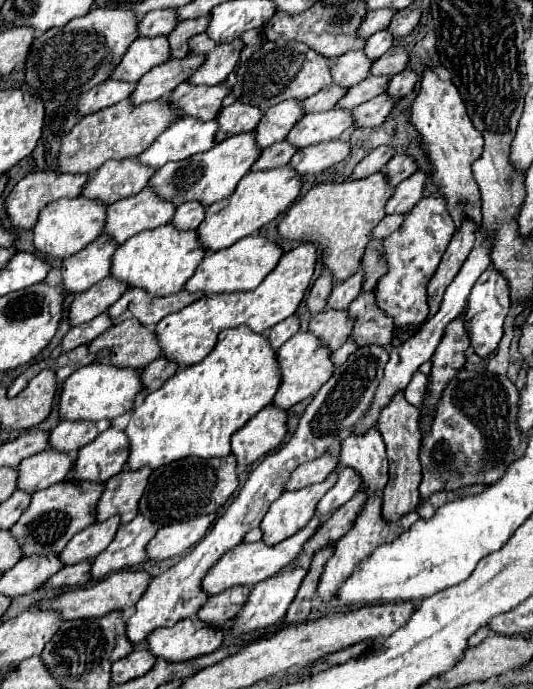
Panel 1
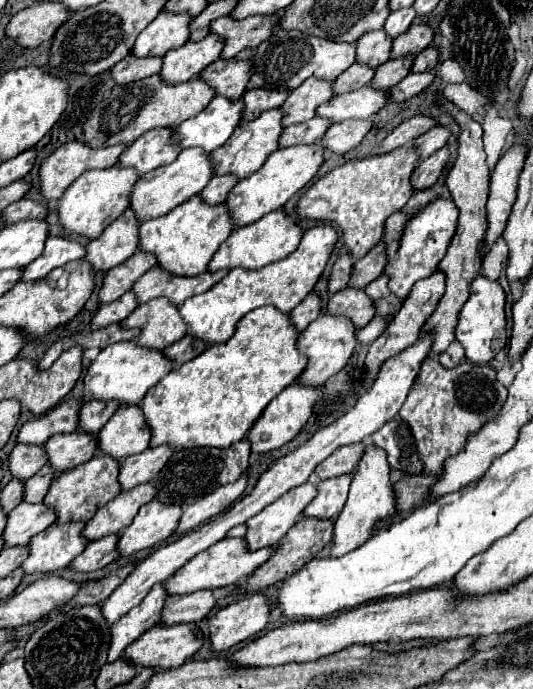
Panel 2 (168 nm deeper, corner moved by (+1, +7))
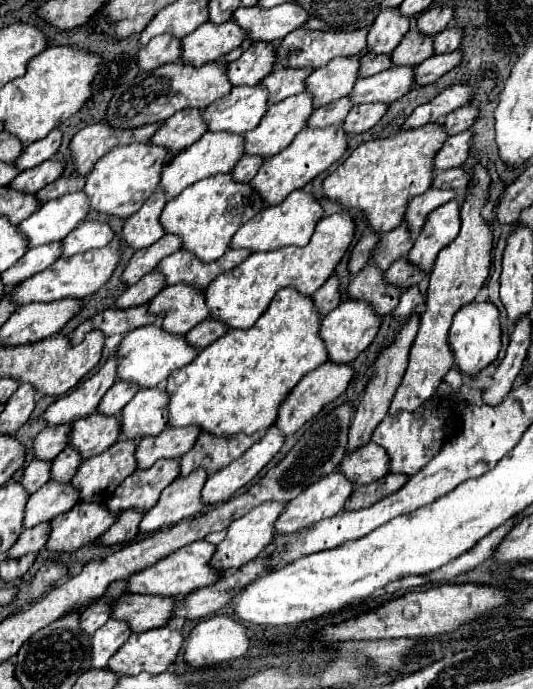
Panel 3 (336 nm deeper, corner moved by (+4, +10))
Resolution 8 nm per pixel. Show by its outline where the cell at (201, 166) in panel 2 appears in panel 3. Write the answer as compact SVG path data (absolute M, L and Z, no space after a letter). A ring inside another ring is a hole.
M204 133L188 149L180 151L168 163L164 163L158 187L168 197L176 197L186 187L194 185L196 181L202 181L206 177L214 177L218 173L230 173L230 169L236 165L236 161L240 157L242 157L242 135L232 135L232 133Z

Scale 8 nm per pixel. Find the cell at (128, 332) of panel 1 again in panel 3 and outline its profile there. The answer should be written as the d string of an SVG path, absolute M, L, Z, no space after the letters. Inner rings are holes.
M168 285L150 303L150 315L164 315L162 329L174 335L186 335L194 325L208 317L208 309L202 301L202 291L190 285Z

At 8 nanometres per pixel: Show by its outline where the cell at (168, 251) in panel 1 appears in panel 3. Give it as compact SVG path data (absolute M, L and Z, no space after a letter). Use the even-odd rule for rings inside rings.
M230 173L214 175L186 187L184 193L170 199L162 209L160 225L164 233L182 239L184 251L192 253L202 263L214 263L228 251L230 237L244 225L244 215L246 221L250 221L262 209L262 205L264 201L258 199L248 183L244 185L232 181Z

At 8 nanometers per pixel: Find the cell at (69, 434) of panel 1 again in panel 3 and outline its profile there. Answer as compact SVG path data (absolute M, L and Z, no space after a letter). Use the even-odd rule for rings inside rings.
M116 381L106 395L102 397L100 405L98 405L98 413L102 415L118 415L118 411L136 395L138 387L136 385L126 385L124 381Z

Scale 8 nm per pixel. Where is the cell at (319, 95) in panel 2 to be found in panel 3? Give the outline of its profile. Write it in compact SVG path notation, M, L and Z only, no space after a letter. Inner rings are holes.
M336 57L326 67L314 69L306 79L306 93L312 95L314 109L320 109L340 97L346 97L358 79L358 59L354 57Z

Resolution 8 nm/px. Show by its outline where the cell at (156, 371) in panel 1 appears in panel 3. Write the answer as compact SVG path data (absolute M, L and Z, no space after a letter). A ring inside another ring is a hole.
M204 319L202 323L198 323L194 329L190 329L190 331L186 333L186 341L190 341L190 345L196 347L196 351L200 351L200 349L208 347L214 339L222 337L226 331L228 331L226 325L218 325L218 323L214 323L214 321Z

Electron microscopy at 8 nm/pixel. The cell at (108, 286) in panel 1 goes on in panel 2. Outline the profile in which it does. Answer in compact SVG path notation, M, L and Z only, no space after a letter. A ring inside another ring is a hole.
M137 252L123 264L111 268L99 290L101 304L109 304L109 302L121 298L125 292L129 292L133 288L137 278L141 278L153 266L157 266L157 256L149 256L149 252Z

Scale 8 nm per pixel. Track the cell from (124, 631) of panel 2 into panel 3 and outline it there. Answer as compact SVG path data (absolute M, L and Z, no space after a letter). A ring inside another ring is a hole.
M110 619L92 637L92 667L106 667L108 659L132 635L132 629L122 619Z

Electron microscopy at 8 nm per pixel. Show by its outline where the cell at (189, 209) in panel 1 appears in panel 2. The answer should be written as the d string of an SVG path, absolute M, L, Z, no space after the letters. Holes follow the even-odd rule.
M213 176L213 180L207 184L207 188L199 194L207 204L221 204L227 200L227 194L233 190L233 186L239 180L235 176Z

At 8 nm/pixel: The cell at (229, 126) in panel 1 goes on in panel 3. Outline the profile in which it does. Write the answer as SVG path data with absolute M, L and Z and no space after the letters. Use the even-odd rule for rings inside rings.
M278 69L262 79L262 87L268 91L268 105L274 105L286 97L294 97L304 91L304 79L310 75L306 69Z

